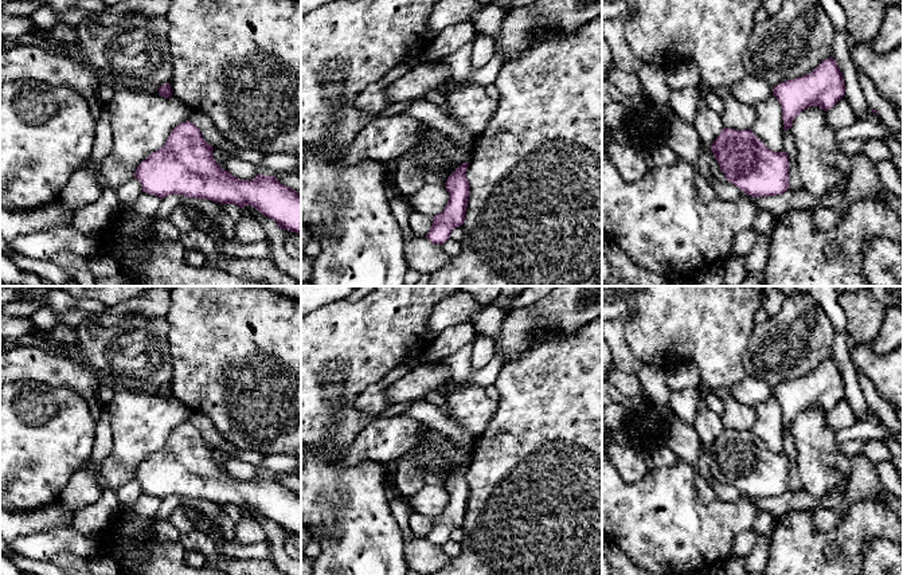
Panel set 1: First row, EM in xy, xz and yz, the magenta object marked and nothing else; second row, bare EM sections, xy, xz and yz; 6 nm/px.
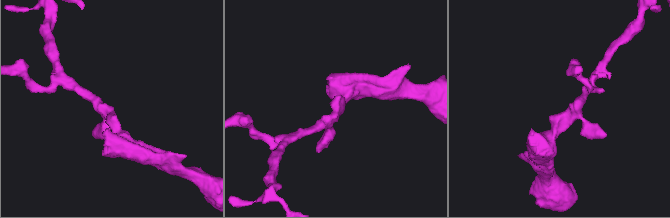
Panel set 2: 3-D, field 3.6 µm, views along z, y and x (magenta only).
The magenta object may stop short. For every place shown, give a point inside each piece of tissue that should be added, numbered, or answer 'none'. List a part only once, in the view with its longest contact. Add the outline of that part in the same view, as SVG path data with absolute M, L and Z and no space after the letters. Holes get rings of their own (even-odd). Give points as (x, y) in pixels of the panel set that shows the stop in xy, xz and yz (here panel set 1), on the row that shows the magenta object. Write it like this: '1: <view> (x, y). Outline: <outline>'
none

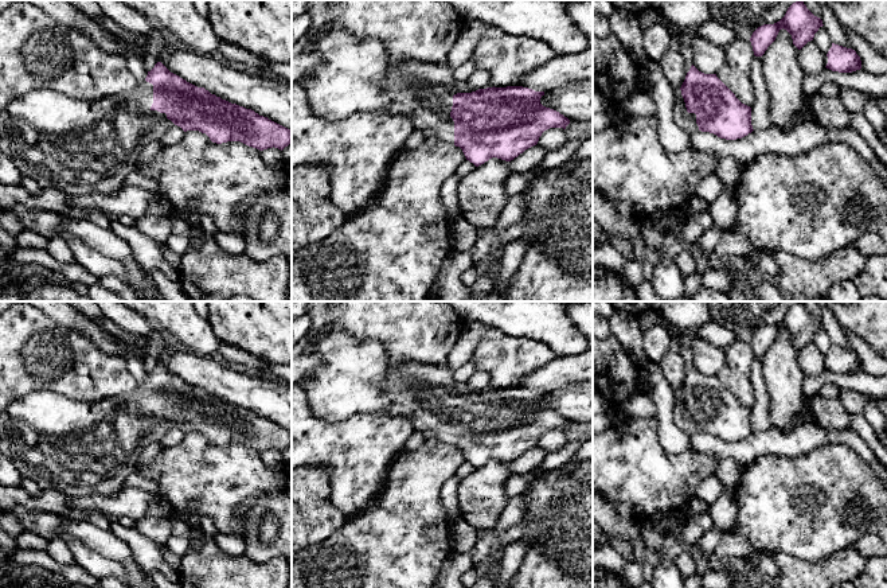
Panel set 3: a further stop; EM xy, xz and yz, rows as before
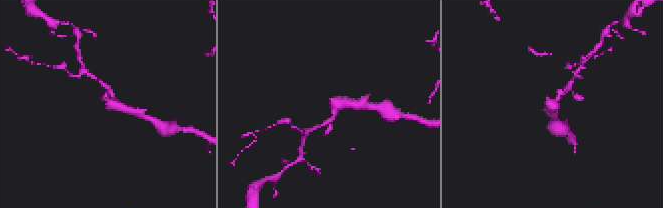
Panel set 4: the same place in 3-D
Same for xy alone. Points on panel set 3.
1: xy (78, 147). Outline: M145 79L128 93L97 101L75 101L48 89L28 91L0 112L0 148L42 190L114 195L144 148L168 129L167 114L152 110L152 104L153 85Z

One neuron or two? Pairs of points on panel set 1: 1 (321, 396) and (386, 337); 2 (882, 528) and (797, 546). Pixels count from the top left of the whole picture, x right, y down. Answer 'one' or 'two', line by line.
1: one
2: one

